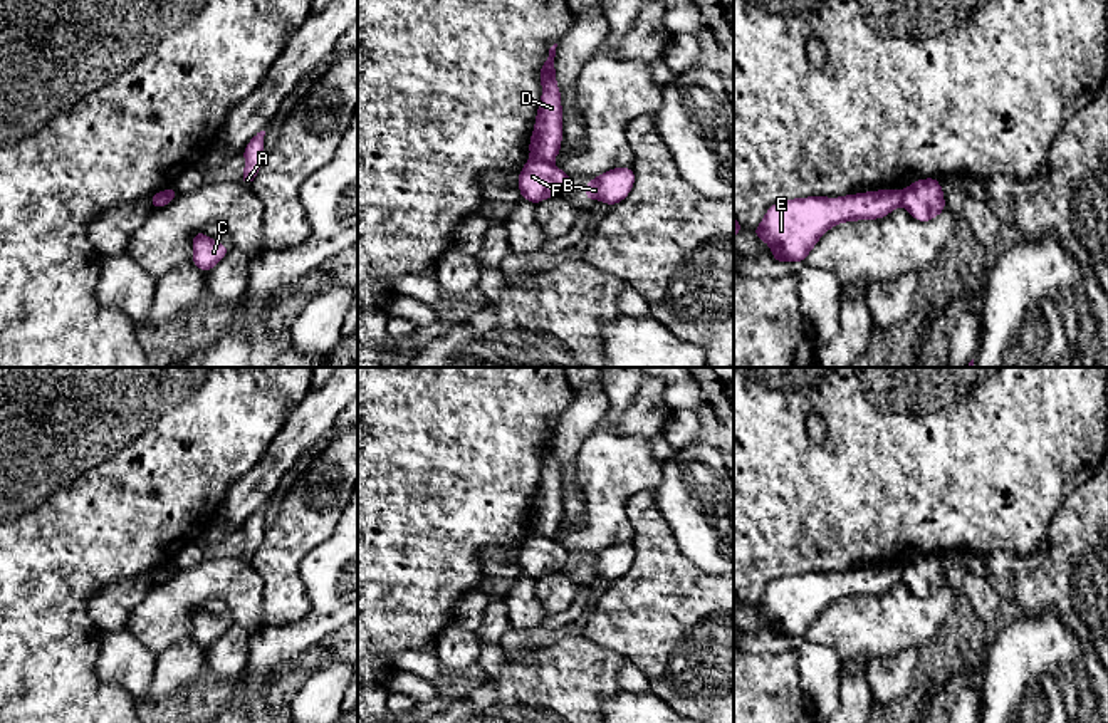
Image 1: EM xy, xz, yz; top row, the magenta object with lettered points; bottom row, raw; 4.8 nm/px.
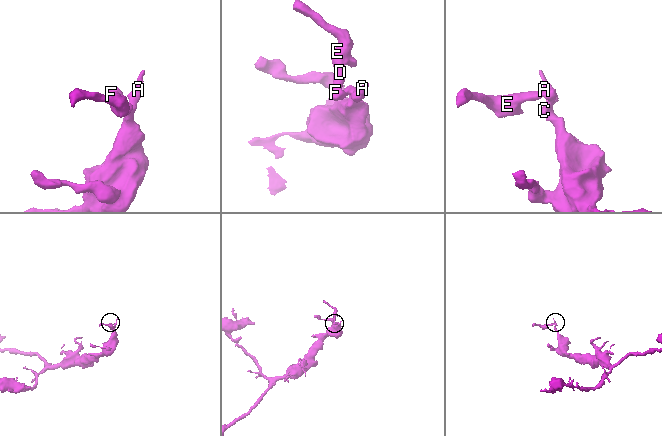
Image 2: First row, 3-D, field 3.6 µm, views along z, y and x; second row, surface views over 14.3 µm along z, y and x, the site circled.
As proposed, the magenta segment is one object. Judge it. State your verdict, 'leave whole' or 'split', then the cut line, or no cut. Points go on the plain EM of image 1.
split; cut xz (531, 534), (549, 539)

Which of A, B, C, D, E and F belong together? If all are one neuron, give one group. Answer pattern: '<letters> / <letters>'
A B C F / D E

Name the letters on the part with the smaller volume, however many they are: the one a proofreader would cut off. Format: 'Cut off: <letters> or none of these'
Cut off: D, E

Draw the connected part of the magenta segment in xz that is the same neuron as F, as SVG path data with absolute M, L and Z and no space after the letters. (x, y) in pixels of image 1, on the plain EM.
M529 535L522 542L517 560L520 572L534 580L549 572L559 572L576 562L562 545L539 535Z

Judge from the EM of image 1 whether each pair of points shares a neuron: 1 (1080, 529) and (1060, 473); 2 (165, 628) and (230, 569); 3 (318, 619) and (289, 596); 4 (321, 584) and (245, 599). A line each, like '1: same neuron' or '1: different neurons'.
1: different neurons
2: same neuron
3: different neurons
4: different neurons

